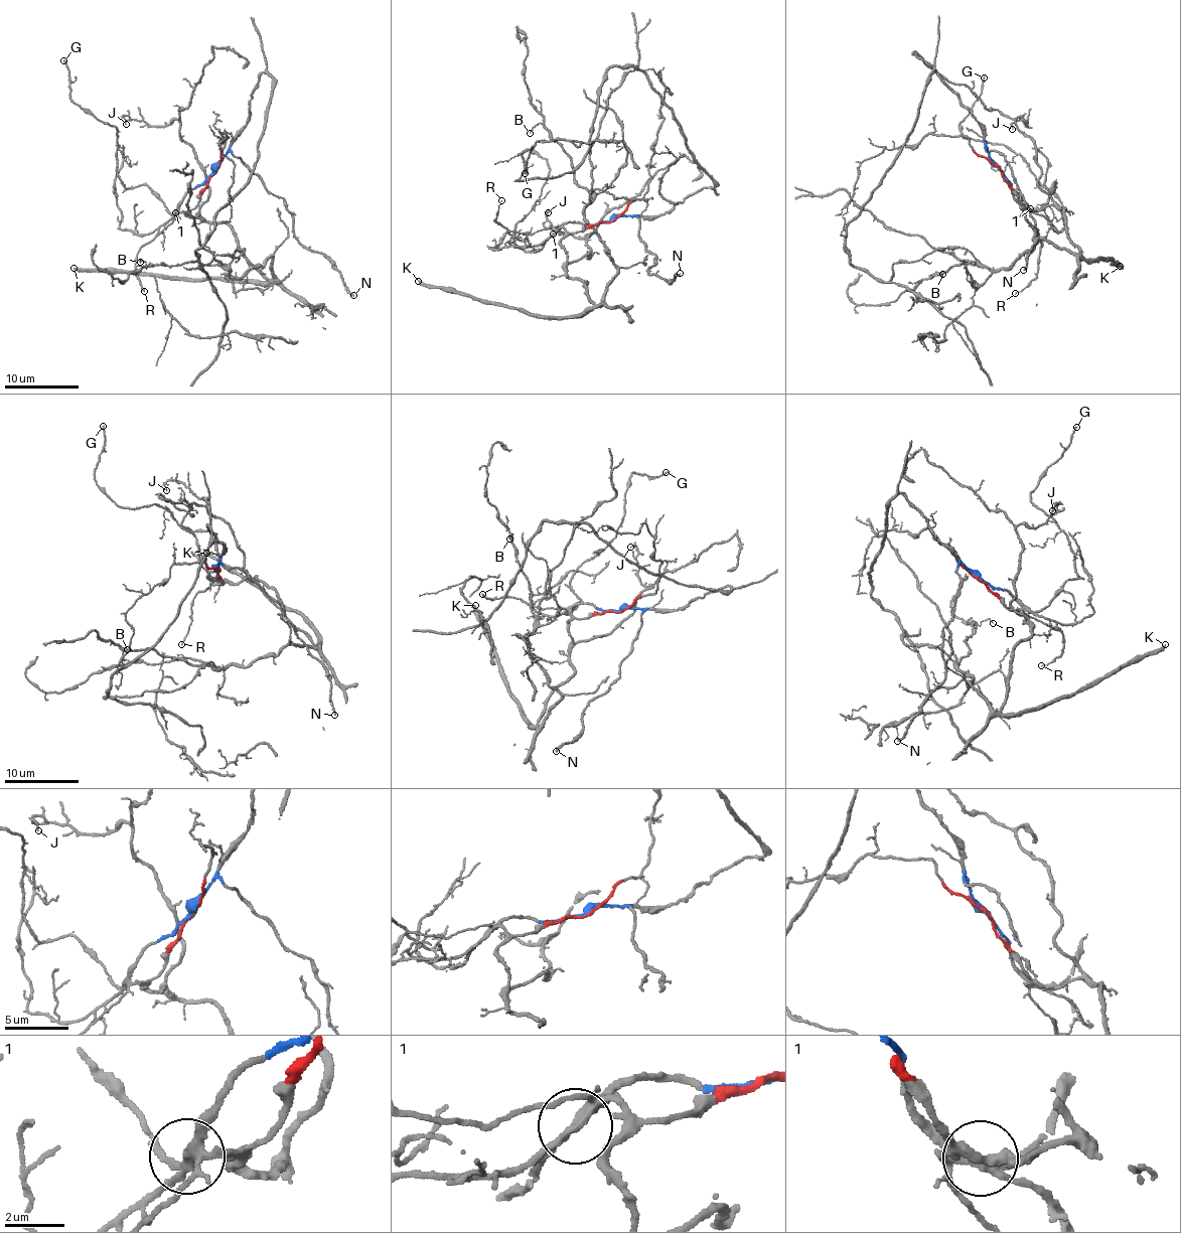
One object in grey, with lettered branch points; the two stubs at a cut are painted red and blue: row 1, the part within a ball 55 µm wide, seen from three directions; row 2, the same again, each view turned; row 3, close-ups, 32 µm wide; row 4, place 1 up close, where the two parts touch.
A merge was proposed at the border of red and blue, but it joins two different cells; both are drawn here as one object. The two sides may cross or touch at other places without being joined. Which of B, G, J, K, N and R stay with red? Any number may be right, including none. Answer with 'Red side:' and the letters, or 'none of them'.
Red side: B, J, K

